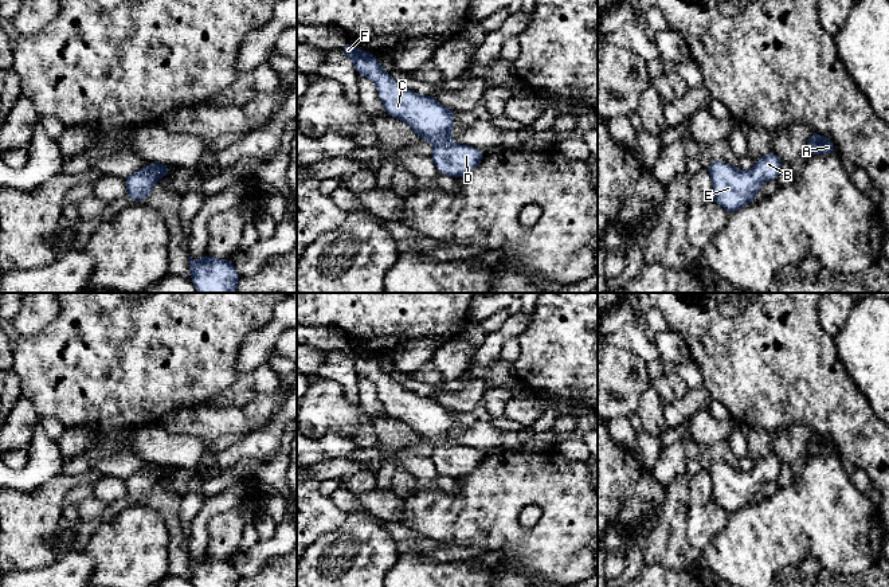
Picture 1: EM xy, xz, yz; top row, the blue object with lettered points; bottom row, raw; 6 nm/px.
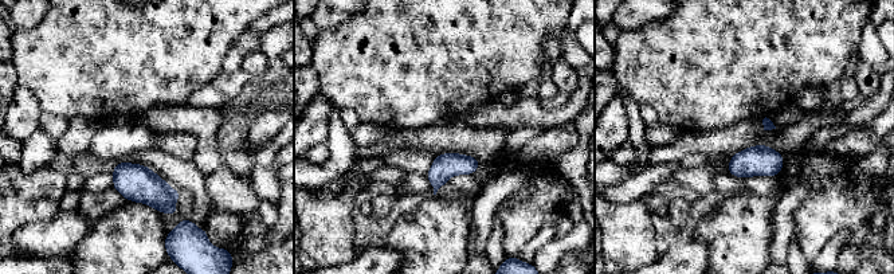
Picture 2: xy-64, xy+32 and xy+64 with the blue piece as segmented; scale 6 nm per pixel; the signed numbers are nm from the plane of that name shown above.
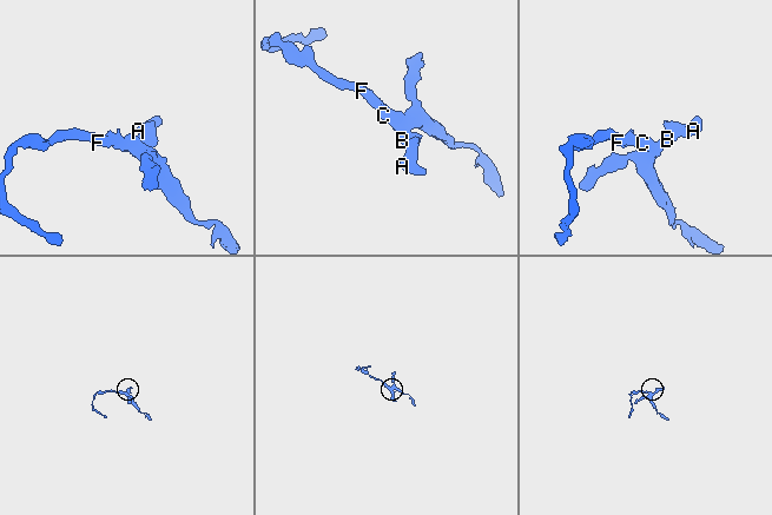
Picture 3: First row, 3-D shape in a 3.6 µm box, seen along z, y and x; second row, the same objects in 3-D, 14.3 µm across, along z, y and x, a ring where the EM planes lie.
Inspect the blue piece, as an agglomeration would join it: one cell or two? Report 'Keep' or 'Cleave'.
Keep

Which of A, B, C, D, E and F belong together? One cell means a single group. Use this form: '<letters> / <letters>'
A B C D E F

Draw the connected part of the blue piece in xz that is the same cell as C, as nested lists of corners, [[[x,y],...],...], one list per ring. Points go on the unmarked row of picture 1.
[[[348,343],[340,349],[353,361],[359,376],[369,379],[379,394],[388,416],[408,424],[419,439],[434,446],[431,459],[439,474],[451,478],[467,476],[478,467],[485,455],[469,446],[453,445],[455,412],[440,406],[431,396],[420,396],[397,384],[384,372],[376,356],[357,351]]]

